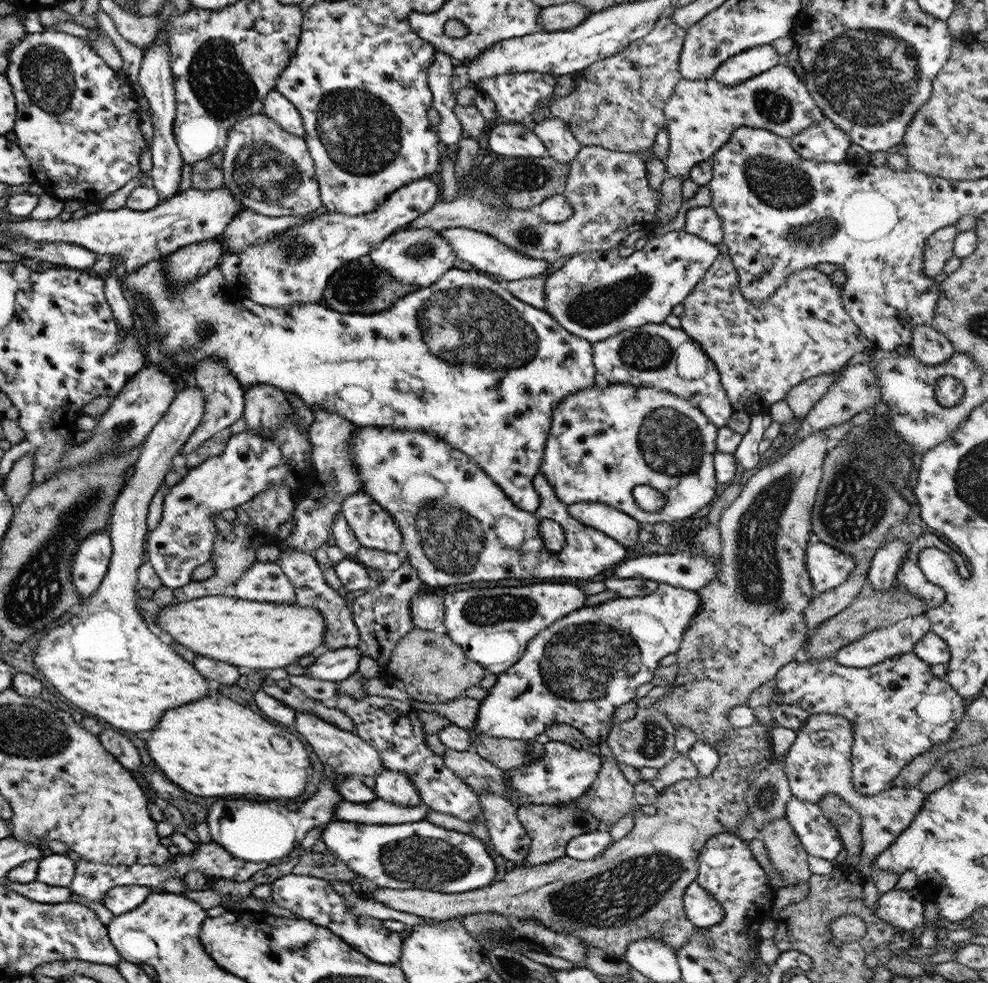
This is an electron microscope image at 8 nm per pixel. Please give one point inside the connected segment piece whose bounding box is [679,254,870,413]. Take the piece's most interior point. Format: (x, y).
(760, 351)

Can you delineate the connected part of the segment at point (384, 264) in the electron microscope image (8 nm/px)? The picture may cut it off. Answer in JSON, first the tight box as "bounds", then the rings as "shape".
{"bounds":[368,229,456,287],"shape":[[[401,229],[385,238],[381,245],[368,253],[372,263],[396,281],[427,287],[432,285],[446,270],[453,267],[456,256],[451,245],[435,229]]]}

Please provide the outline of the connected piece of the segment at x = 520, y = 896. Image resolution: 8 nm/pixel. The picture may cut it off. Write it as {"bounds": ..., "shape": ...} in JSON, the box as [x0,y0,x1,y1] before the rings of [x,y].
{"bounds":[363,720,777,958],"shape":[[[770,720],[770,725],[768,728],[755,722],[747,727],[735,727],[727,731],[725,739],[718,743],[718,764],[711,774],[678,780],[664,788],[658,793],[653,804],[656,813],[647,816],[640,810],[635,811],[632,814],[632,829],[618,841],[613,841],[606,851],[602,852],[603,856],[595,860],[576,860],[563,856],[547,864],[519,866],[505,873],[500,880],[491,881],[486,887],[453,895],[421,889],[395,890],[378,887],[373,893],[363,896],[381,902],[397,912],[407,912],[435,921],[455,919],[459,914],[467,916],[475,912],[503,914],[511,921],[534,920],[555,932],[576,936],[590,948],[601,948],[607,952],[607,956],[623,958],[629,943],[651,937],[662,940],[676,952],[687,944],[694,934],[700,932],[700,927],[687,920],[682,907],[684,890],[697,877],[698,852],[711,835],[735,833],[737,825],[746,817],[748,810],[745,806],[744,792],[757,774],[766,768],[773,756],[768,739],[771,729],[776,727],[777,723]]]}

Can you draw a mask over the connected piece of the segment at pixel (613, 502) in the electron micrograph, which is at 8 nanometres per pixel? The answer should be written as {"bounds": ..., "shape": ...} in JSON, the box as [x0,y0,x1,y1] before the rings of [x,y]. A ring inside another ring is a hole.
{"bounds":[538,383,717,528],"shape":[[[608,383],[607,386],[601,388],[594,384],[589,388],[581,388],[577,392],[572,392],[569,396],[565,396],[563,400],[560,400],[559,404],[553,405],[551,424],[545,439],[543,458],[540,460],[538,472],[544,476],[544,479],[547,479],[556,497],[567,506],[579,502],[599,502],[630,516],[644,528],[648,528],[656,522],[668,522],[671,524],[672,522],[677,522],[677,520],[693,516],[697,510],[703,508],[714,497],[714,488],[717,484],[713,468],[713,457],[716,453],[714,445],[716,430],[716,426],[711,424],[711,421],[706,416],[703,416],[703,413],[695,405],[691,404],[691,401],[685,400],[683,397],[650,387],[633,387],[627,384]],[[637,485],[650,486],[662,494],[664,503],[656,513],[645,512],[633,505],[632,488]]]}

